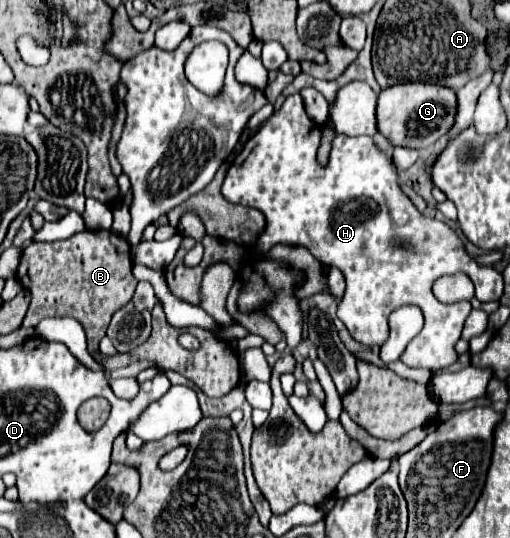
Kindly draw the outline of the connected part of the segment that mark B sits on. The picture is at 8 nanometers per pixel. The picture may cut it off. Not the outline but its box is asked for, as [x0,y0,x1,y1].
[16,229,138,370]

